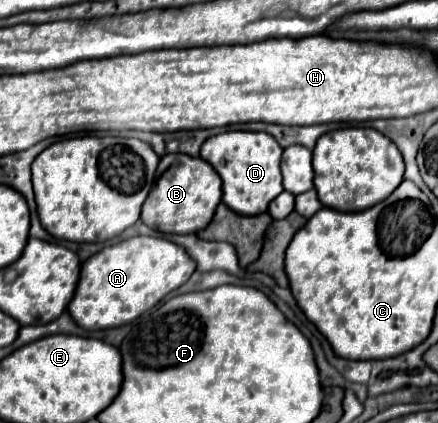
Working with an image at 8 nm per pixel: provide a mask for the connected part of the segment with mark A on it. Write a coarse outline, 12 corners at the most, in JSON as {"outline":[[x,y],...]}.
{"outline":[[131,237],[81,265],[67,313],[83,329],[131,323],[195,261]]}

